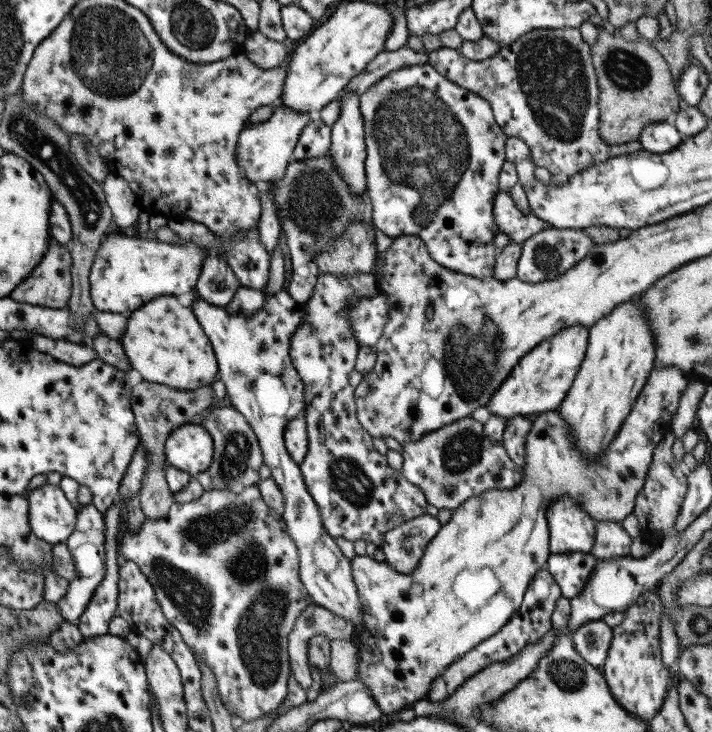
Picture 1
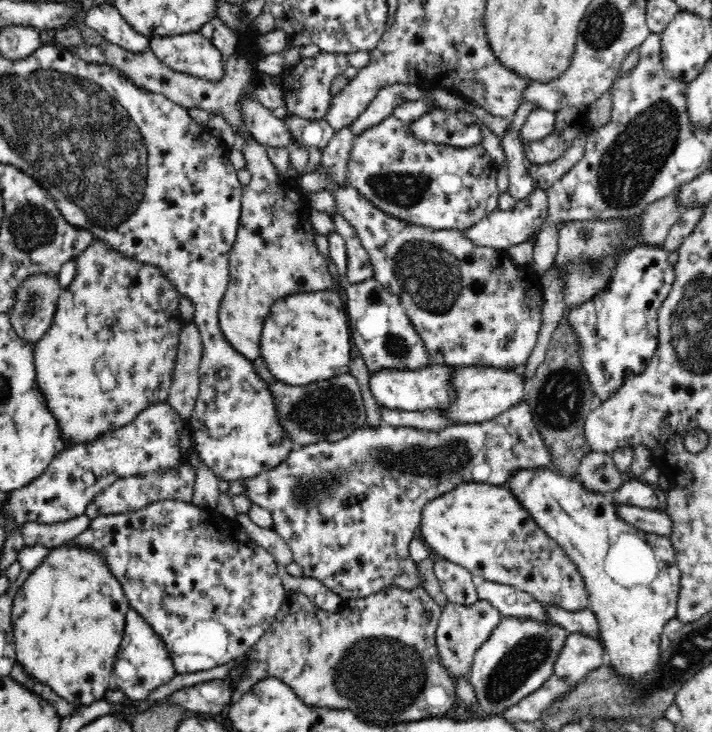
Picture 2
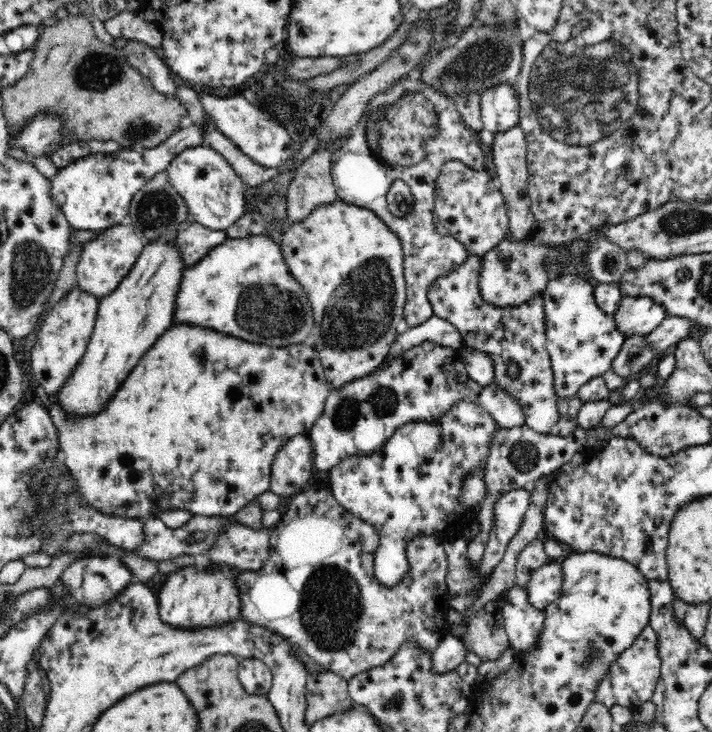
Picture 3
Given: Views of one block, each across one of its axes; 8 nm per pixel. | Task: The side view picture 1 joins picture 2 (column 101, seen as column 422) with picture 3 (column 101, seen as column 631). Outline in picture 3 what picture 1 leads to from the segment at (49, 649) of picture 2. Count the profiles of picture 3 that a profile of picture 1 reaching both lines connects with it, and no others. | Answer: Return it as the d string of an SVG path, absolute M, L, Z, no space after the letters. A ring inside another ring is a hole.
M174 322L166 332L142 355L132 372L123 383L112 393L100 410L89 415L78 415L68 411L64 405L49 400L46 406L56 427L59 450L65 454L65 466L76 481L80 493L98 512L114 513L118 517L131 519L158 516L162 510L186 510L193 515L206 517L233 516L249 502L255 501L257 496L264 494L270 488L271 466L280 450L288 444L288 440L300 434L308 435L316 419L324 412L325 400L331 393L331 386L325 376L324 366L321 364L318 351L310 344L286 346L286 348L270 348L264 344L256 344L247 340L232 337L208 327L194 323Z

